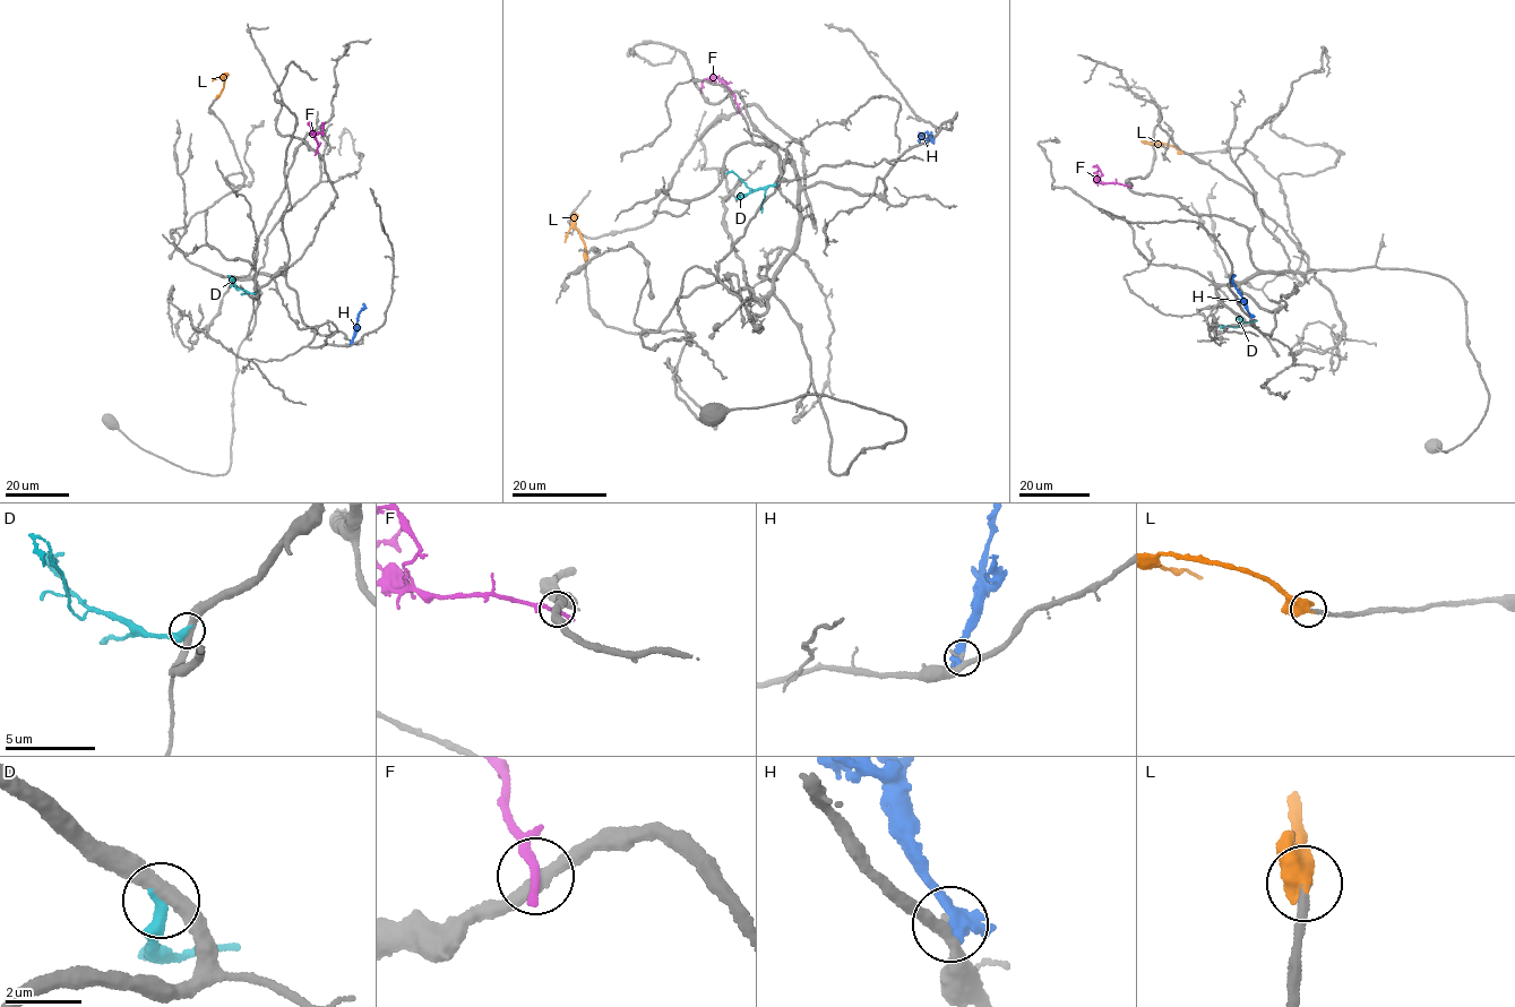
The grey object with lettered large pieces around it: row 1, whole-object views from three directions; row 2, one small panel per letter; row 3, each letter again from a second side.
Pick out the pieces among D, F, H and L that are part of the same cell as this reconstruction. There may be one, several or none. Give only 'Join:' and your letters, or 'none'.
Join: L

